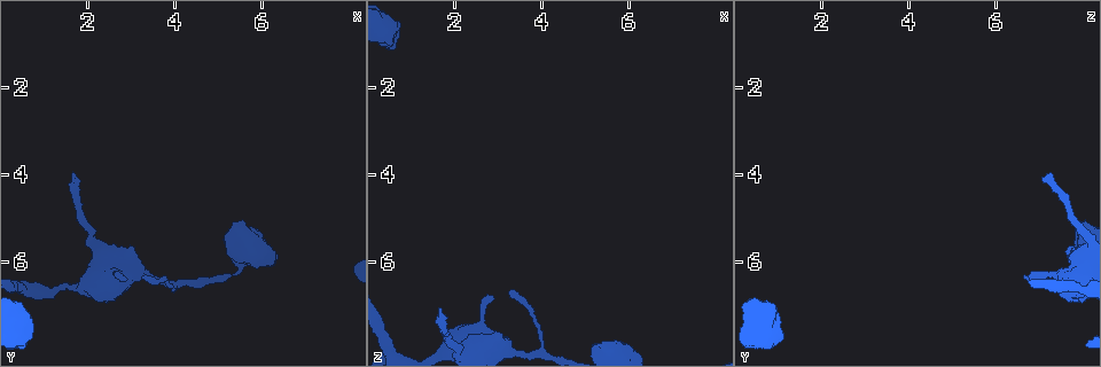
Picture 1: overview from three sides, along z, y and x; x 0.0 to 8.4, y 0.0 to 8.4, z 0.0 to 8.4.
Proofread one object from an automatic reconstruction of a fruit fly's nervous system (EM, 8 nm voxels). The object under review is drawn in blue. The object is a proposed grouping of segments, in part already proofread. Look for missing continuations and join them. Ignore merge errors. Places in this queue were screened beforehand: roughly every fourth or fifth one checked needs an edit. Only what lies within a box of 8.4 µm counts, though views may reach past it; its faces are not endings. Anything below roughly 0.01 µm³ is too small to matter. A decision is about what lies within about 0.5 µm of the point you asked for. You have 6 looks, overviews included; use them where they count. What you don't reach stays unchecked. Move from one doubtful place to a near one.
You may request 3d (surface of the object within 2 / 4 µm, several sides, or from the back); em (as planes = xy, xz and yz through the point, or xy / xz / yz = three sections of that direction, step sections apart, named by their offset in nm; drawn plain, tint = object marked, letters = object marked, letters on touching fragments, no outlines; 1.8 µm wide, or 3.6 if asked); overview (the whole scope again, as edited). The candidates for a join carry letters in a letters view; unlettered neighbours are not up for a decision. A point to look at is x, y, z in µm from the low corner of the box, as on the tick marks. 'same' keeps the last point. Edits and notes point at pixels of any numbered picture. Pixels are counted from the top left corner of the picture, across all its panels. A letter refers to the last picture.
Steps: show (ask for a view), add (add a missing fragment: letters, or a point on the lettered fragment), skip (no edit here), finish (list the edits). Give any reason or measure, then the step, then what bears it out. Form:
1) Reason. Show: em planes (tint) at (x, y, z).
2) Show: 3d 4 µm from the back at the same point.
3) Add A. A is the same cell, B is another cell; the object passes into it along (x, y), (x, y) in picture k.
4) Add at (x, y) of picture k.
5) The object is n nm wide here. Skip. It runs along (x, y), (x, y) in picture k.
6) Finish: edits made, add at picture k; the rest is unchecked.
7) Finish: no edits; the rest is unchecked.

Show: em planes (letters) at (1.65, 3.95, 7.25).

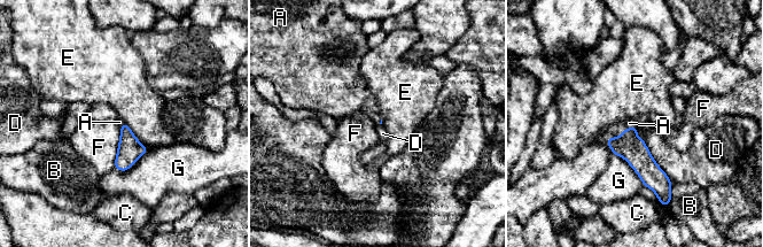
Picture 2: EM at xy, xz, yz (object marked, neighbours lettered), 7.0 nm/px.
Add A. A is the same cell, B, C, D, E, F and G are other cells; the cell continues.

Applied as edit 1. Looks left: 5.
Tapers out. Show: em planes (plain) at (2.85, 6.45, 6.80).

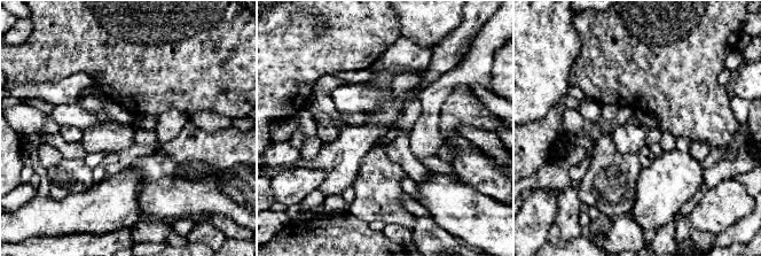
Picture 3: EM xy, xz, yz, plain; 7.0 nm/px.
What lies round it. Show: em planes (letters) at the same point.

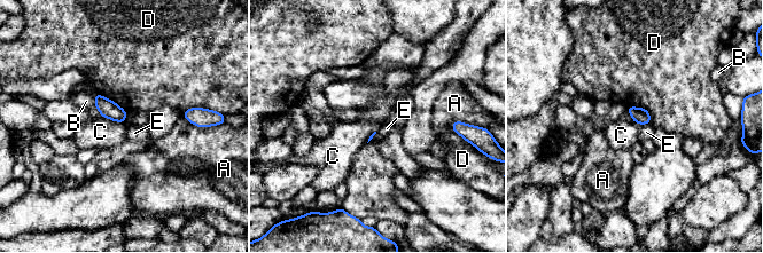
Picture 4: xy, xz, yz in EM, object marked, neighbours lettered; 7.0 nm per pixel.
The longest contact is with D, 280 nm. Skip. A, B, C, D and E are other cells; none of them fits.

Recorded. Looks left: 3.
Finish: edits made, add at picture 2; the rest is unchecked.

